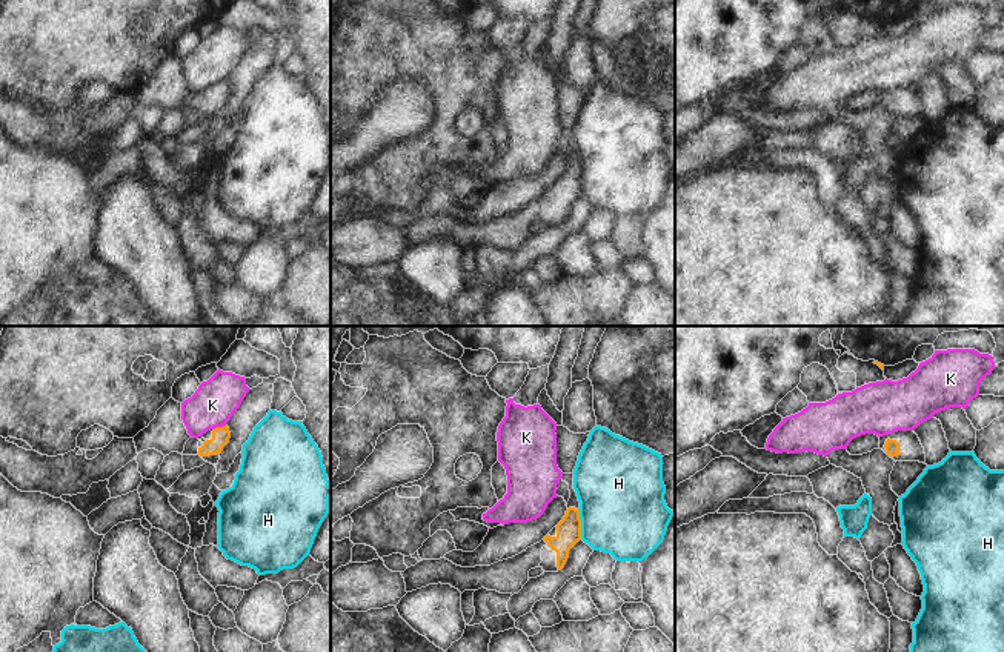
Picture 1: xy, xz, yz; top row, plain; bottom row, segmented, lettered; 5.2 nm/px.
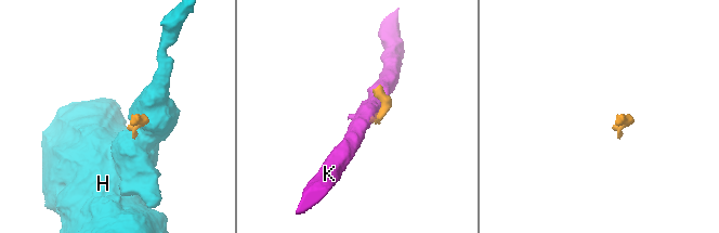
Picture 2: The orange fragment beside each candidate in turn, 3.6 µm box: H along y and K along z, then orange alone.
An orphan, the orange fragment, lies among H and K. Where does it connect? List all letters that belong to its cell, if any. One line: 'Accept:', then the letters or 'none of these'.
Accept: none of these.

